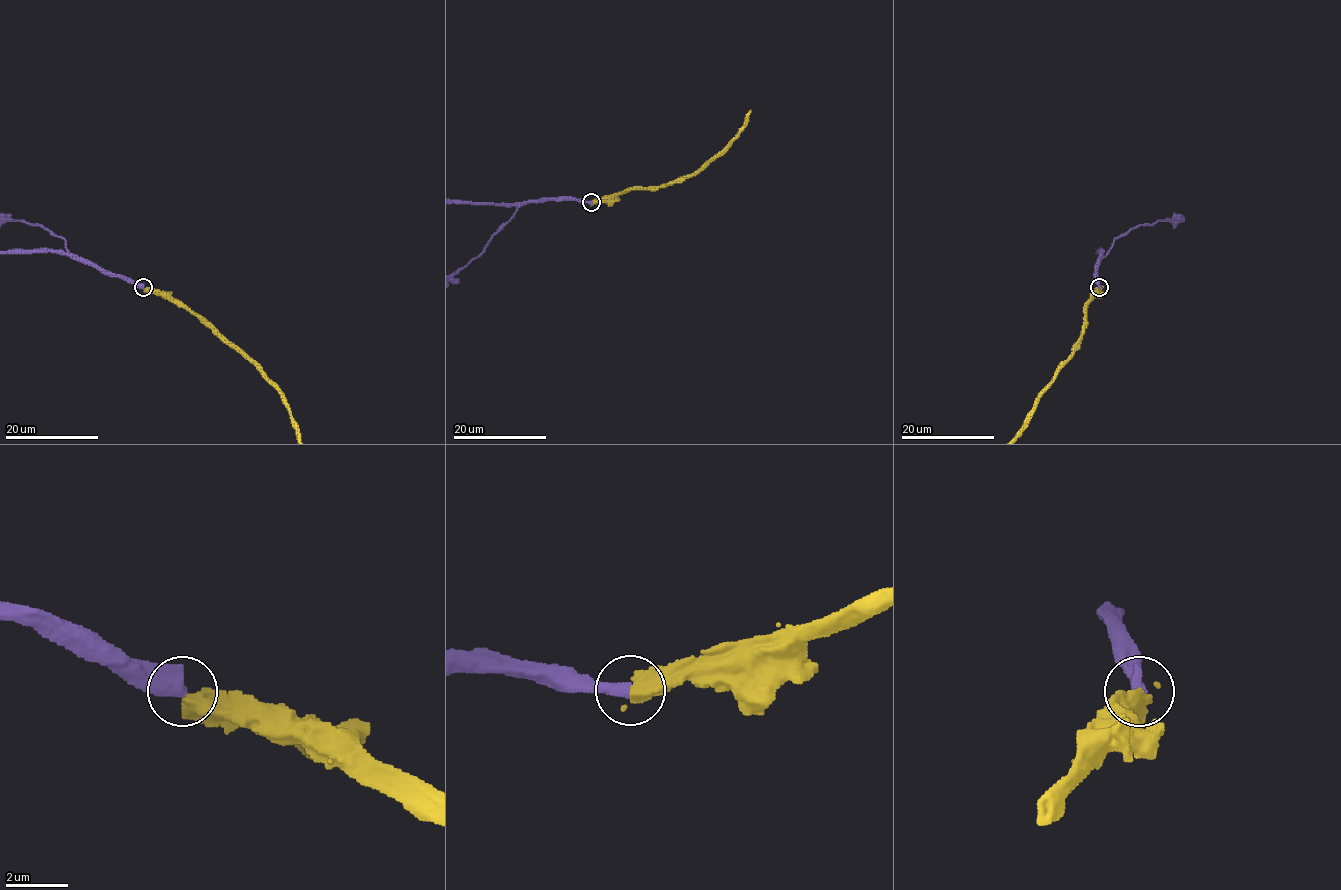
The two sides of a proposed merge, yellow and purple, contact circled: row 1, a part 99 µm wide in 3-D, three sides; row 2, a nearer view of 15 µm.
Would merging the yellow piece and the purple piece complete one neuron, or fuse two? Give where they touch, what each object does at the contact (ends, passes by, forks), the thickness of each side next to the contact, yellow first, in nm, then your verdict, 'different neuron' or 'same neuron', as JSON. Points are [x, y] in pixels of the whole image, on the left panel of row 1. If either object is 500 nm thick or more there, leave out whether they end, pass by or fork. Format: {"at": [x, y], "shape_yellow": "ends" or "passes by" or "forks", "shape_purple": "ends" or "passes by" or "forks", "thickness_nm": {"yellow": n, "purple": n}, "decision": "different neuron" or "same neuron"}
{"at": [143, 287], "thickness_nm": {"yellow": 600, "purple": 550}, "decision": "different neuron"}

